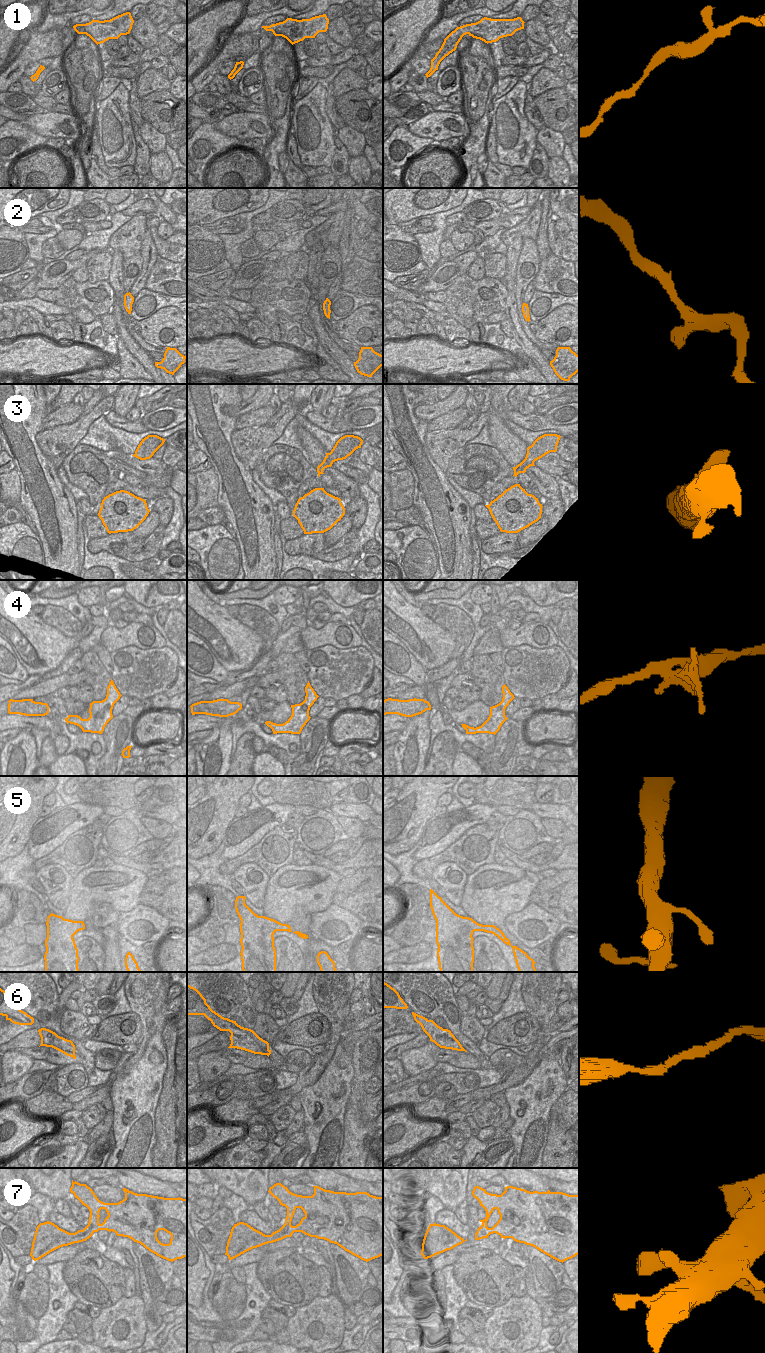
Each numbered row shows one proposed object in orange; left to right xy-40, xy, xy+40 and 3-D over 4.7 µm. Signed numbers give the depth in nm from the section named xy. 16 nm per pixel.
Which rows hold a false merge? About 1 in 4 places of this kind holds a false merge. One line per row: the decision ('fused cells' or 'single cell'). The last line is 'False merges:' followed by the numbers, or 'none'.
1: single cell
2: single cell
3: single cell
4: single cell
5: single cell
6: single cell
7: single cell
False merges: none

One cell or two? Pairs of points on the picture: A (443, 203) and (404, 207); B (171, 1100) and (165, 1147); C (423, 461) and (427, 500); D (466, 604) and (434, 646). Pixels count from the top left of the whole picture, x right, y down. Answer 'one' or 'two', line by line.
A: one
B: one
C: one
D: two

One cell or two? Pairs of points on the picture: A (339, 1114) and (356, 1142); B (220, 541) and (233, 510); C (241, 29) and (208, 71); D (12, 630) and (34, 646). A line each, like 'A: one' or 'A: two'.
A: two
B: two
C: two
D: one

